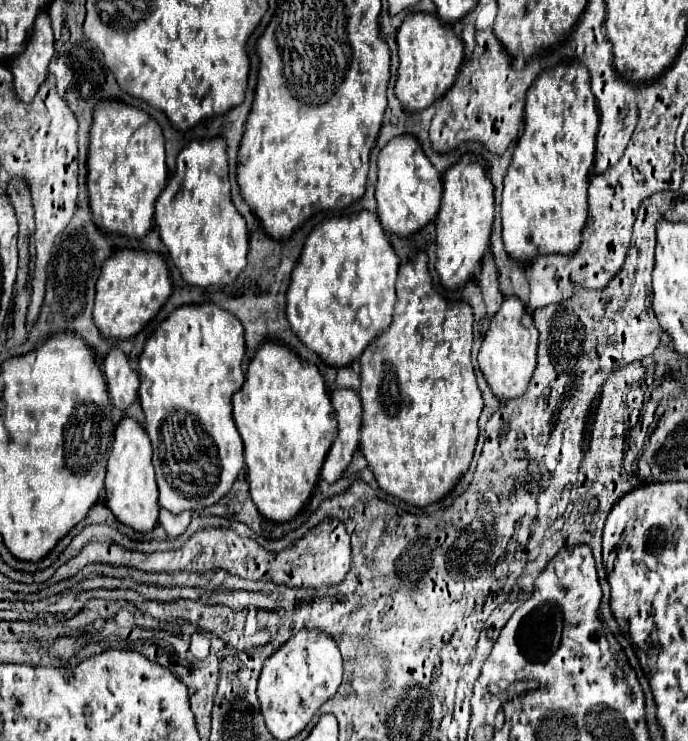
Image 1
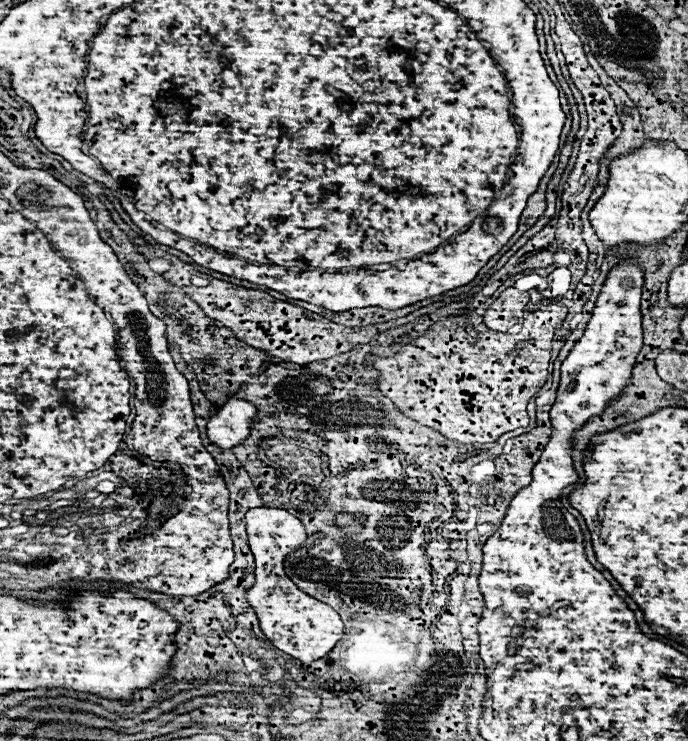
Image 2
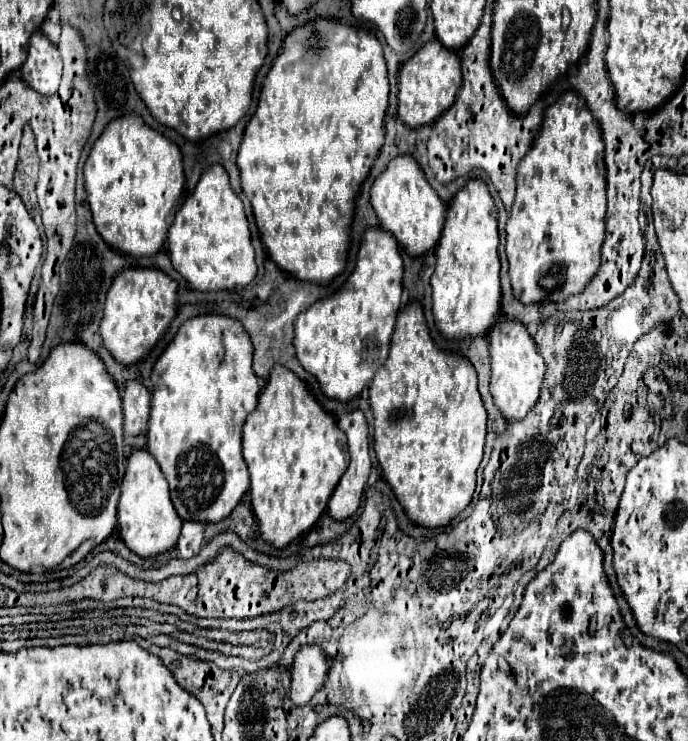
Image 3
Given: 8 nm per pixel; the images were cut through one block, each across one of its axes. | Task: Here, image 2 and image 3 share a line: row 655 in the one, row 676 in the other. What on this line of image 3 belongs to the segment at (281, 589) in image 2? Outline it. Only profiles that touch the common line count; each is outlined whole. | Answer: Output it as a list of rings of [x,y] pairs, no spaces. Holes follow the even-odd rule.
[[[304,644],[294,654],[290,666],[290,702],[300,708],[312,700],[326,682],[328,668],[332,668],[332,656],[328,656],[318,644]]]

